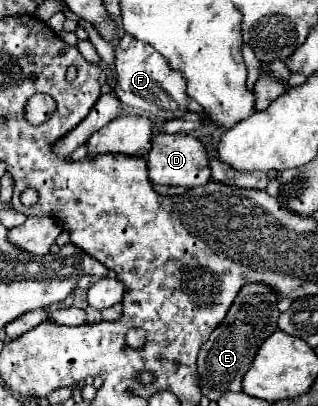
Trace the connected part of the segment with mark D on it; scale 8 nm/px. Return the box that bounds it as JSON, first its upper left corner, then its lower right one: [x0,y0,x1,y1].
[148,134,210,186]

